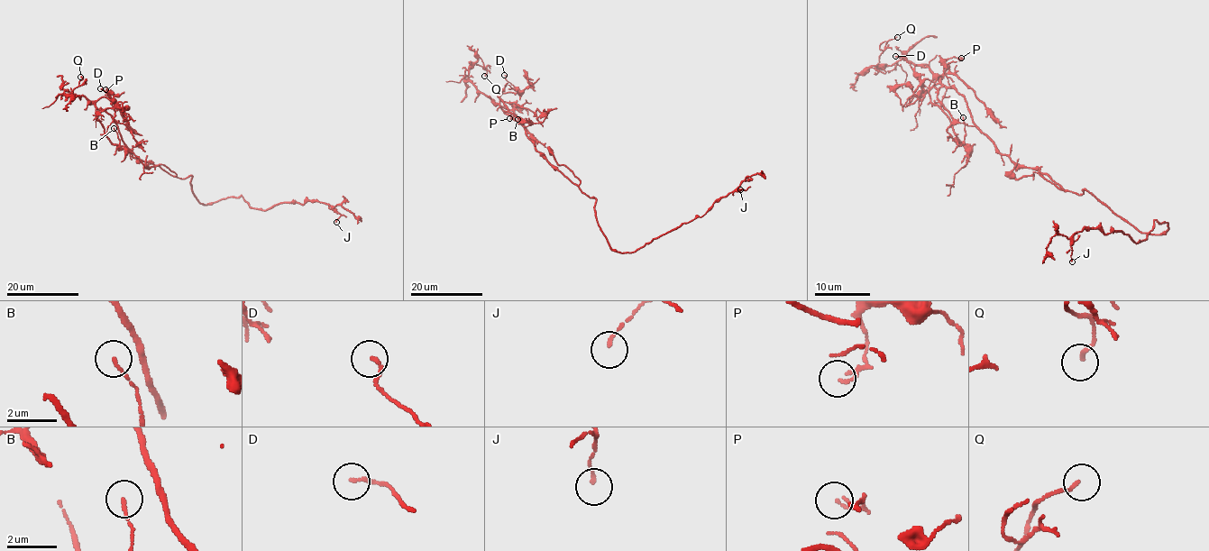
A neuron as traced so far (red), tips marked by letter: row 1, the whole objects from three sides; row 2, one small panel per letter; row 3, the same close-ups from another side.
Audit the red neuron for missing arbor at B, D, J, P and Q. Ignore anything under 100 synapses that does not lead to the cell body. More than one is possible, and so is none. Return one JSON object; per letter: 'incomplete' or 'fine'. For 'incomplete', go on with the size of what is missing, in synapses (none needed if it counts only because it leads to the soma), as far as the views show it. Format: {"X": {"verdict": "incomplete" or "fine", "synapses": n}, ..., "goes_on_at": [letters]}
{"B": {"verdict": "fine"}, "D": {"verdict": "fine"}, "J": {"verdict": "fine"}, "P": {"verdict": "fine"}, "Q": {"verdict": "fine"}, "goes_on_at": []}

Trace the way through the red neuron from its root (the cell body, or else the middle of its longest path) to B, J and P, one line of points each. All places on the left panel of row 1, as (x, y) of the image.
B: (186, 178), (139, 161), (123, 142), (114, 120), (96, 106), (105, 136), (118, 144), (114, 128)
J: (186, 178), (192, 176), (192, 191), (203, 205), (241, 196), (261, 210), (318, 201), (340, 215), (336, 222)
P: (186, 178), (132, 156), (114, 120), (95, 105), (102, 96), (113, 96), (105, 89)

